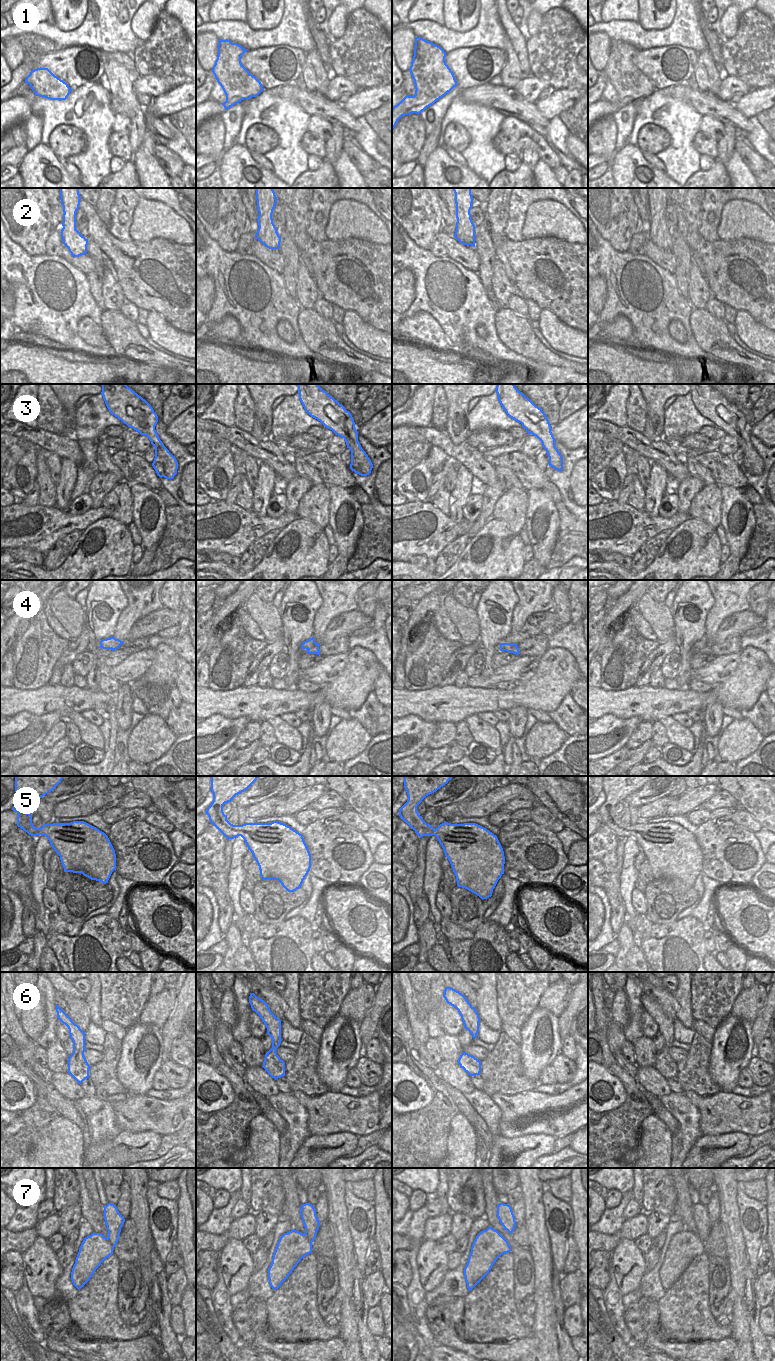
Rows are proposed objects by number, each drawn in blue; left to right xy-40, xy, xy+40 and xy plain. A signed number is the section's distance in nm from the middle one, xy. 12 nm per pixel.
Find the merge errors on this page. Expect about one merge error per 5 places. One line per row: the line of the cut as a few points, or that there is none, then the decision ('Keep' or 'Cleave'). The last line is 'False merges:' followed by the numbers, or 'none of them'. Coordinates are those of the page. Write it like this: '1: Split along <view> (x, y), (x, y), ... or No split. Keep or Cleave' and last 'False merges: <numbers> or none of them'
1: Split along xy+40 (453, 75), (436, 73), (429, 83), (424, 83), (416, 89). Cleave
2: No split. Keep
3: No split. Keep
4: No split. Keep
5: No split. Keep
6: No split. Keep
7: No split. Keep
False merges: 1.

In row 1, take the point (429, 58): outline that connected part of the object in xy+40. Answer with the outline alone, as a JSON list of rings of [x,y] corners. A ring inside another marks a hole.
[[[421,37],[415,38],[414,56],[409,71],[414,80],[415,89],[431,84],[436,73],[454,76],[445,62],[446,52],[438,45]]]

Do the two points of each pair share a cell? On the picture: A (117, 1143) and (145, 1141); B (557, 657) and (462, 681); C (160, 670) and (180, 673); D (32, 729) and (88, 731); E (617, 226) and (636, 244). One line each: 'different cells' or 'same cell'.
A: same cell
B: different cells
C: different cells
D: same cell
E: different cells

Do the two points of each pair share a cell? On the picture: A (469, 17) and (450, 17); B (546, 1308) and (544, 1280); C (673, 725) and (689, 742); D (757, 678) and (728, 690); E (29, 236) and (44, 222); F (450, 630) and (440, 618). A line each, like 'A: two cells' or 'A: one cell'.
A: one cell
B: one cell
C: one cell
D: one cell
E: one cell
F: one cell

